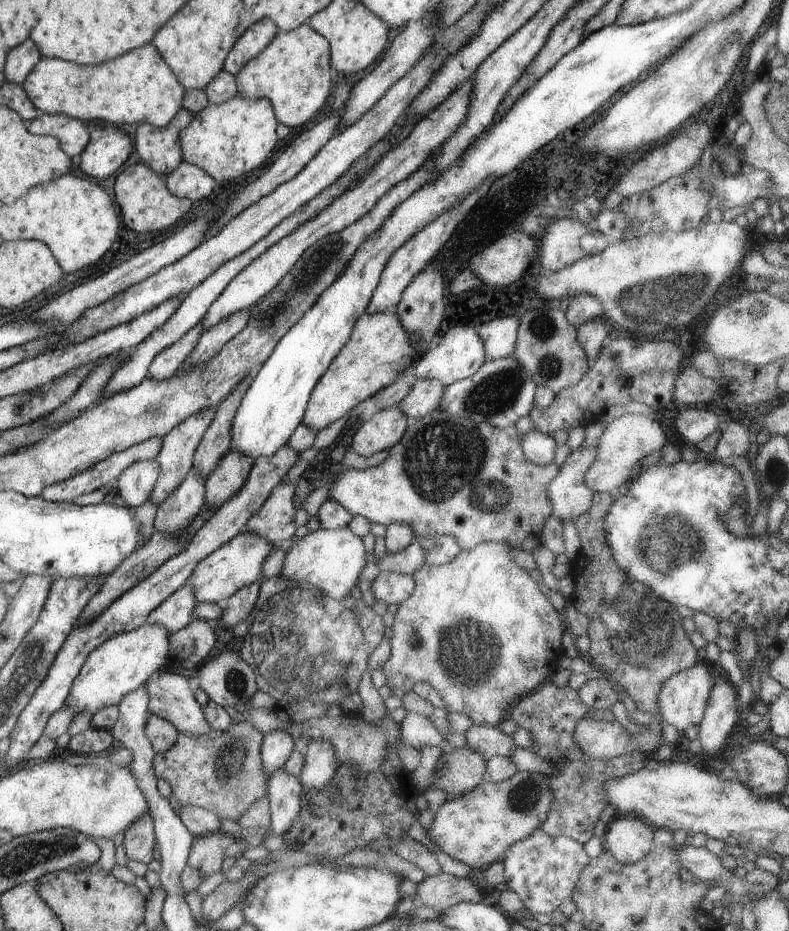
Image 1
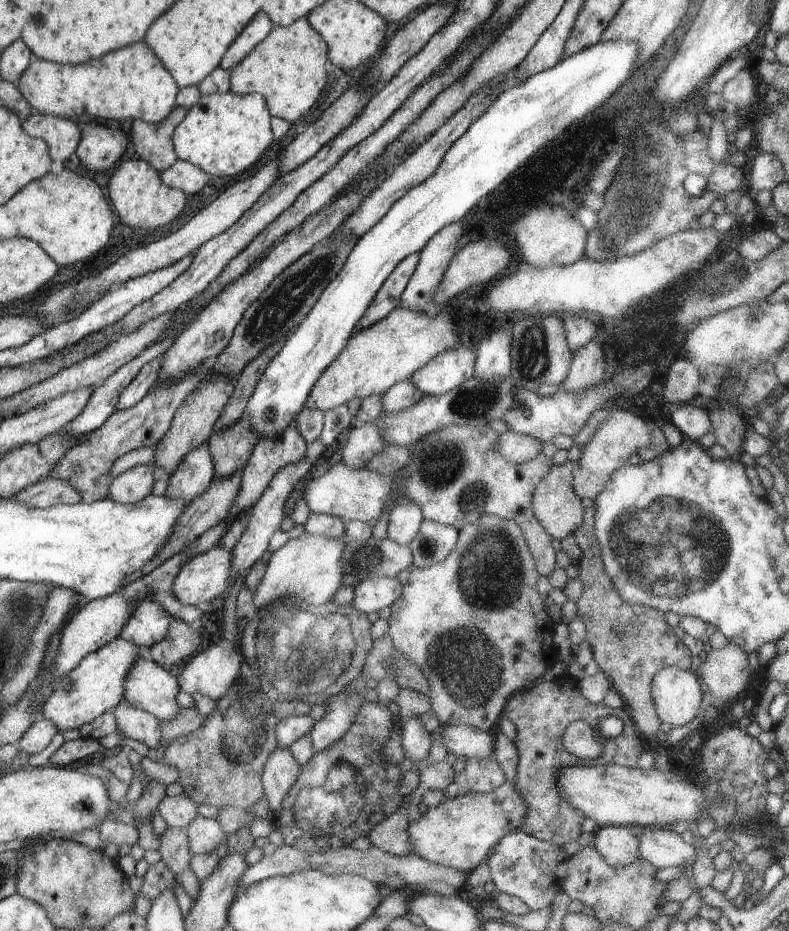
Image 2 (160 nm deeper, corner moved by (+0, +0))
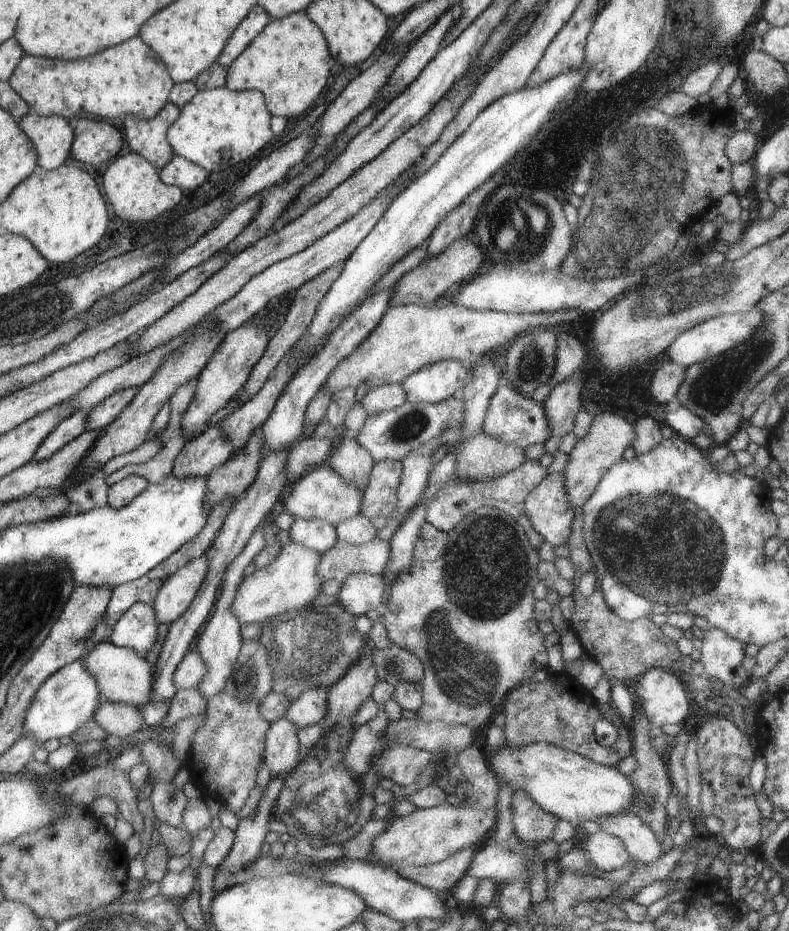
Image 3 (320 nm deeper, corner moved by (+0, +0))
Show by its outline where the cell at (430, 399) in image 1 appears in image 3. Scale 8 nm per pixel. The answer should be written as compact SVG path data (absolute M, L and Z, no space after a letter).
M400 383L388 384L370 390L359 404L366 408L368 415L394 410L408 402L408 394Z

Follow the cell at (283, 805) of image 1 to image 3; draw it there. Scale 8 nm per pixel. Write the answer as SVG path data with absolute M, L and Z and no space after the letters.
M286 715L271 724L267 734L266 764L272 778L286 778L301 762L303 749L297 728Z

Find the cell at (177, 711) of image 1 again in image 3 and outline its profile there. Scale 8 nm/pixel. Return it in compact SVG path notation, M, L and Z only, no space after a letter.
M106 641L94 646L94 650L87 652L83 659L87 663L88 670L96 676L96 682L100 682L103 703L114 702L137 707L155 700L153 695L155 692L155 666L152 666L143 654Z

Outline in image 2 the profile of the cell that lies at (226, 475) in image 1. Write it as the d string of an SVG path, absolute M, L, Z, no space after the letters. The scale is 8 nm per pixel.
M243 416L238 423L226 430L218 430L207 441L214 462L214 479L228 478L234 472L243 470L250 460L259 436L248 428L248 420Z

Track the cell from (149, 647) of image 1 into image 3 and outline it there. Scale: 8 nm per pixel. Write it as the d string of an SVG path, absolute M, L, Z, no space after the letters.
M84 659L76 660L52 674L40 686L30 708L26 710L22 736L34 736L34 740L38 740L42 745L47 739L70 736L94 718L102 702L100 682L96 682L96 676L88 670Z

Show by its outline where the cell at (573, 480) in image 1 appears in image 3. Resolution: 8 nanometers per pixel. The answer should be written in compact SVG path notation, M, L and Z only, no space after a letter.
M563 473L547 474L528 494L525 514L548 544L556 548L568 541L576 514L568 504Z

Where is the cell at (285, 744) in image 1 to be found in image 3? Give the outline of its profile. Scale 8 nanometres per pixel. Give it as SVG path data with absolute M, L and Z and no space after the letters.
M327 688L308 690L307 693L290 703L286 718L296 726L297 730L322 723L328 712L326 698L328 698Z

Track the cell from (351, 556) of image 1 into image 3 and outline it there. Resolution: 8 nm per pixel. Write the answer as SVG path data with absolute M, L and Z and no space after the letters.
M284 544L280 546L280 554L276 556L276 560L272 562L266 568L260 568L256 570L251 576L245 577L240 584L240 590L236 594L236 600L234 600L234 614L238 616L241 624L252 623L264 623L269 620L273 620L277 616L283 613L299 612L305 609L308 604L312 604L312 601L323 592L324 578L320 578L319 568L320 560L322 560L323 554L320 554L318 550L312 550L302 546L302 544Z

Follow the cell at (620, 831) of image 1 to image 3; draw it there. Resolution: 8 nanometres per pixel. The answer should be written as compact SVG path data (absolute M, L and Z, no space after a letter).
M599 830L595 834L583 834L578 840L578 843L587 852L590 861L600 871L616 871L631 861L624 842L608 832Z

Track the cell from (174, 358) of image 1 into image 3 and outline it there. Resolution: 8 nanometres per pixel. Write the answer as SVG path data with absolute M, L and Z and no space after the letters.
M128 388L112 394L98 406L94 406L88 412L86 431L92 432L92 430L102 429L112 424L122 414L122 410L128 408L128 404L134 400L136 394L138 394L138 388Z

